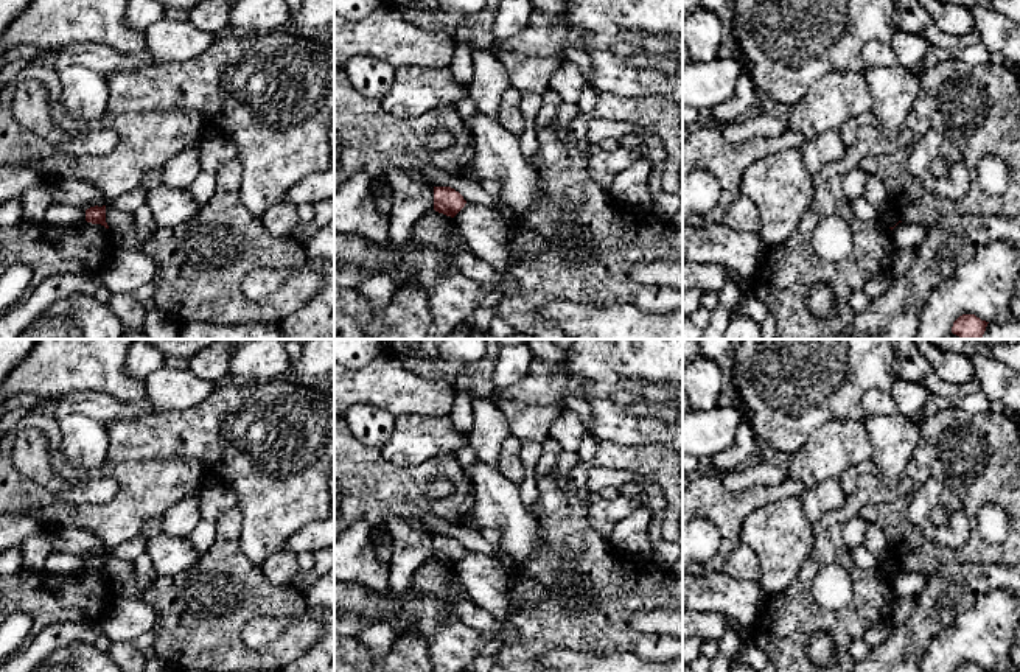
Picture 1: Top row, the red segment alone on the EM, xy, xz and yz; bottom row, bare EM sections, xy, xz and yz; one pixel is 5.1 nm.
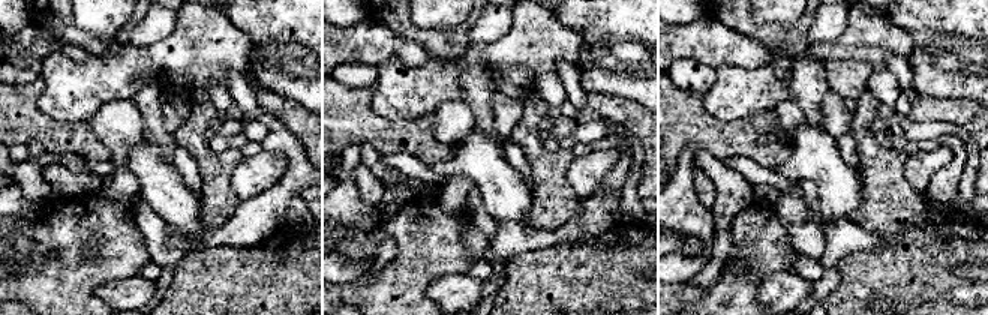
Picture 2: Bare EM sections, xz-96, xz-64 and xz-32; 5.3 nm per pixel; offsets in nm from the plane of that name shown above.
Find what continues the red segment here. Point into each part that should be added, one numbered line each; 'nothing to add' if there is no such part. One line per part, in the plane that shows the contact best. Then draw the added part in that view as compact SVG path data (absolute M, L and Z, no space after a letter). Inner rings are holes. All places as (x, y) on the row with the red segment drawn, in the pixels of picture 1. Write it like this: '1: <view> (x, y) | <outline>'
nothing to add

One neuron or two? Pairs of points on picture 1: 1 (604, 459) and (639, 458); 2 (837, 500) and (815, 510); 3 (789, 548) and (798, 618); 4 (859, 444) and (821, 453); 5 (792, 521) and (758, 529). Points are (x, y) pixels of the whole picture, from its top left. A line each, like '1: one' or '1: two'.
1: one
2: one
3: two
4: one
5: one

